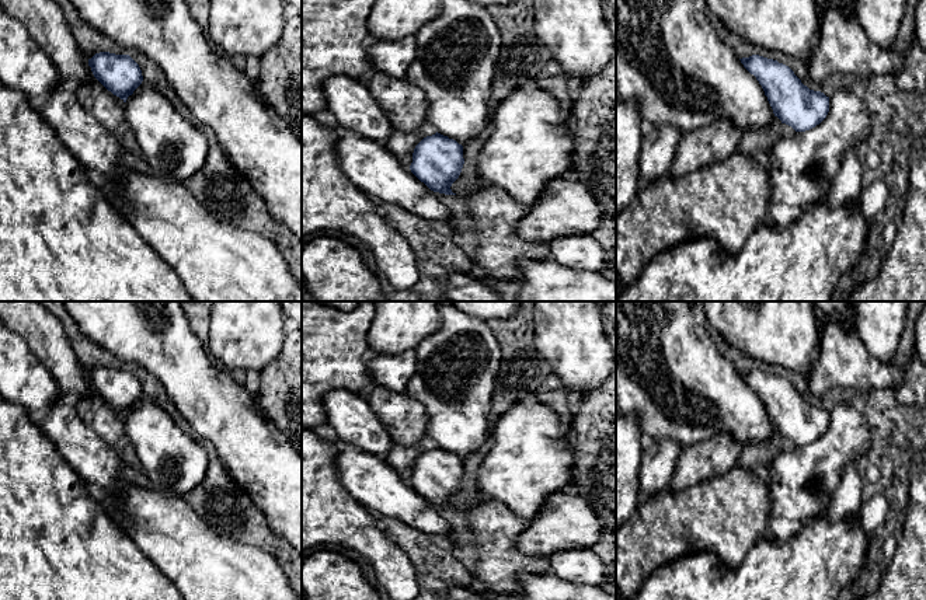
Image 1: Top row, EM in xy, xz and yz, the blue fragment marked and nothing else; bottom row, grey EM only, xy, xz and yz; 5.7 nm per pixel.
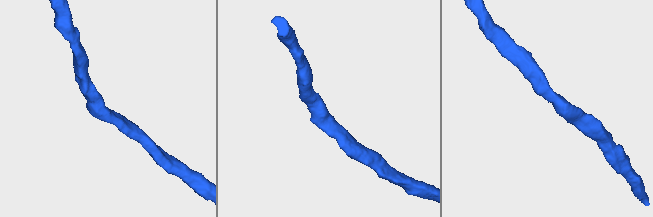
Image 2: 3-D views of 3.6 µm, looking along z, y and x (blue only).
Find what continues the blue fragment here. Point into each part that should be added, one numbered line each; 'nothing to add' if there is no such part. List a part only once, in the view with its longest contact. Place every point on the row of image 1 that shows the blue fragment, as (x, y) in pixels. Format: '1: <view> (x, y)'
1: yz (669, 59)

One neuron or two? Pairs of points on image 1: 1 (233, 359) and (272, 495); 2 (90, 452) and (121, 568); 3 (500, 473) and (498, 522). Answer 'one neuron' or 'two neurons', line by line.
1: two neurons
2: two neurons
3: two neurons

